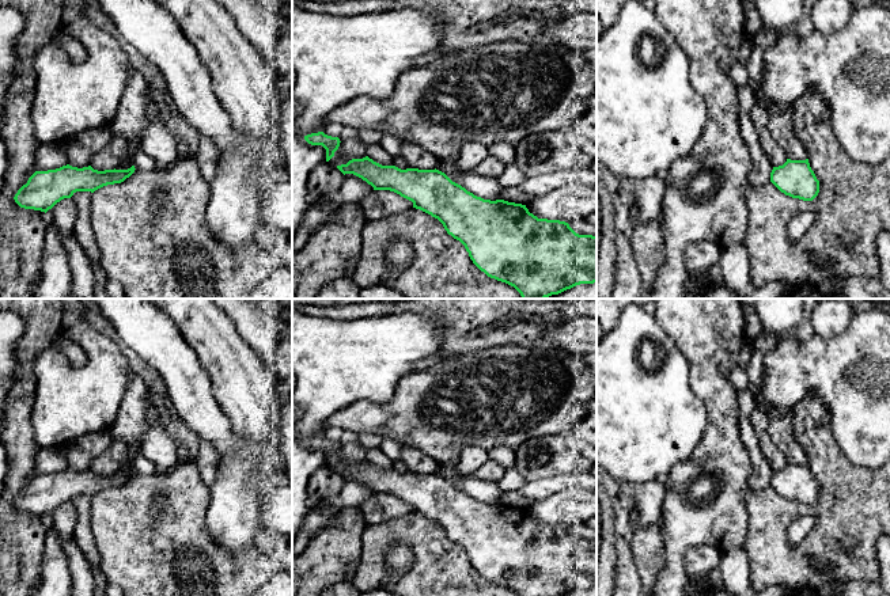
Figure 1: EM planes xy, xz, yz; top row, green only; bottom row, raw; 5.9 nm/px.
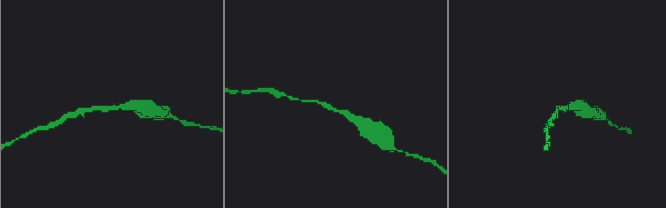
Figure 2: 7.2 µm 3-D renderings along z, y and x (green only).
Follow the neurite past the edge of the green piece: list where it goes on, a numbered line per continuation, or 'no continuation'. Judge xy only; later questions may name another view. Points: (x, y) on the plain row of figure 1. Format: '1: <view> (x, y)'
no continuation

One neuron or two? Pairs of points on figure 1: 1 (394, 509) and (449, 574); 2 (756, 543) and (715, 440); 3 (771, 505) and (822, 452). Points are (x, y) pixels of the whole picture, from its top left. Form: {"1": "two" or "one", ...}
{"1": "two", "2": "two", "3": "one"}

